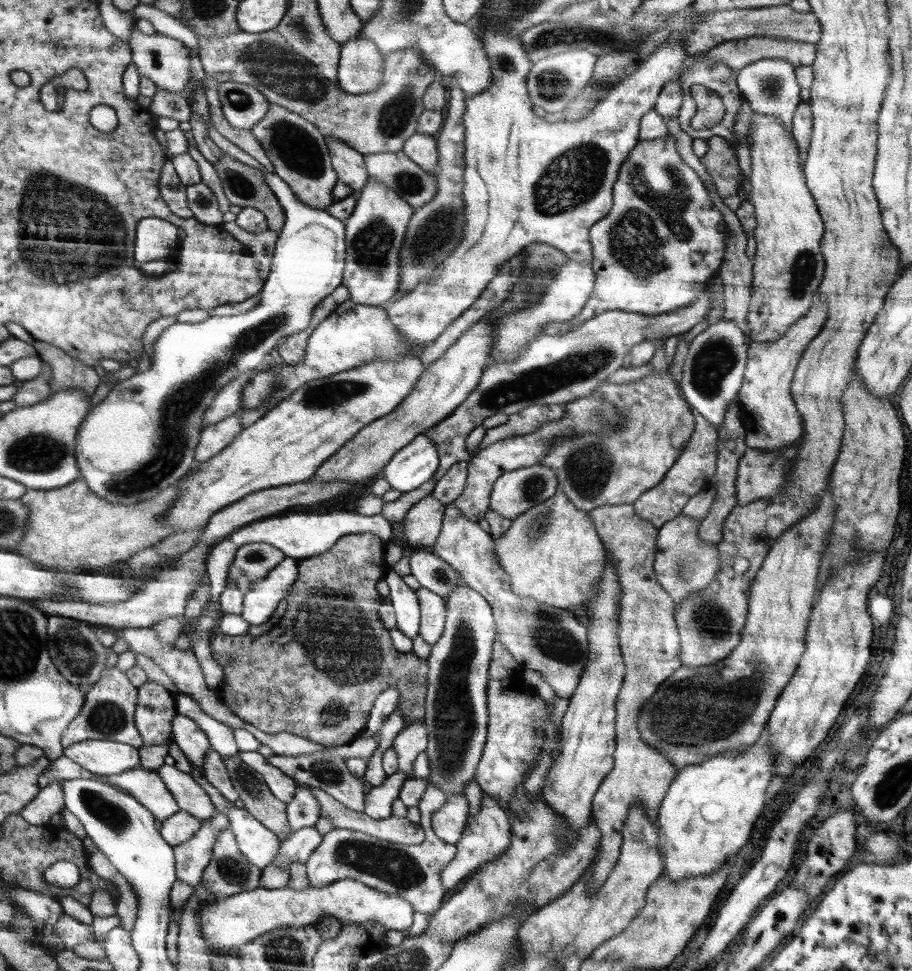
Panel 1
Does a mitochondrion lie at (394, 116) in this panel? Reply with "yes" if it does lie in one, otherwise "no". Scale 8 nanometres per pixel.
yes

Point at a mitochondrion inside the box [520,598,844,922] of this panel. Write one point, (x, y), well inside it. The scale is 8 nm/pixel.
(695, 712)

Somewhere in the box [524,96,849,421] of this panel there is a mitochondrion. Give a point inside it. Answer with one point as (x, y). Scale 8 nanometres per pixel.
(643, 241)

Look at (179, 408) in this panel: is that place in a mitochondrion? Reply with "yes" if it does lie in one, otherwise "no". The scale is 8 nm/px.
yes

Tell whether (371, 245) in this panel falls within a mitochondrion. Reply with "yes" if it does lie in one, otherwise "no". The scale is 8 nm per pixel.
yes

